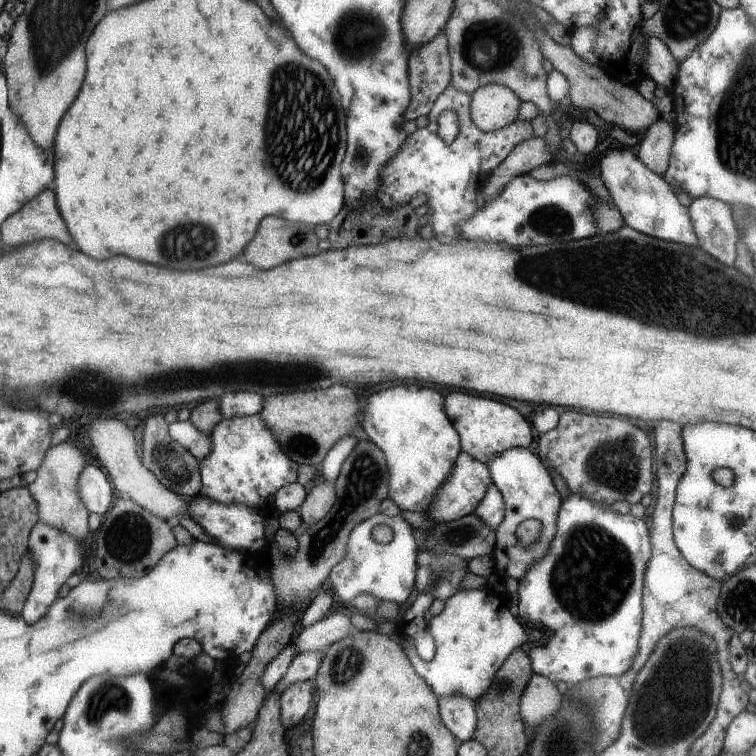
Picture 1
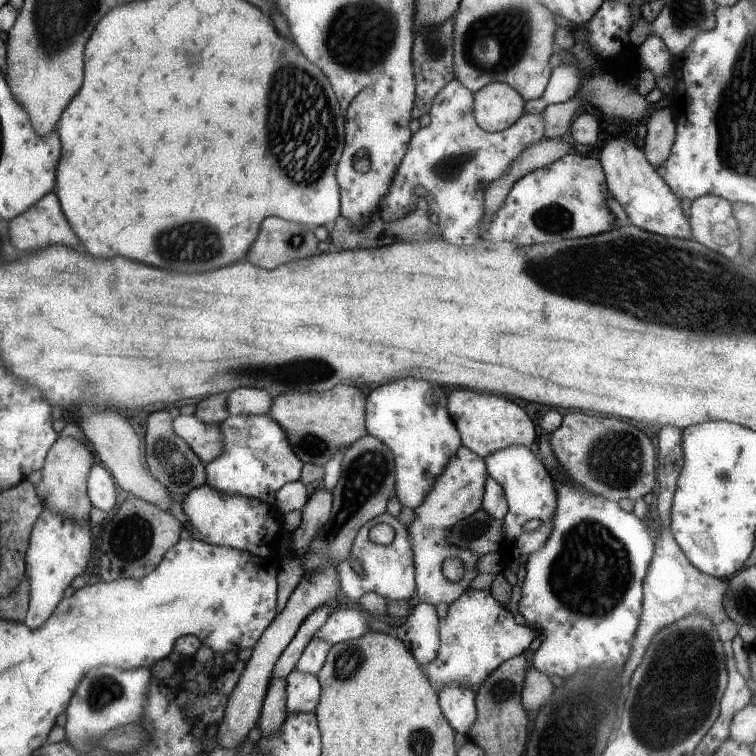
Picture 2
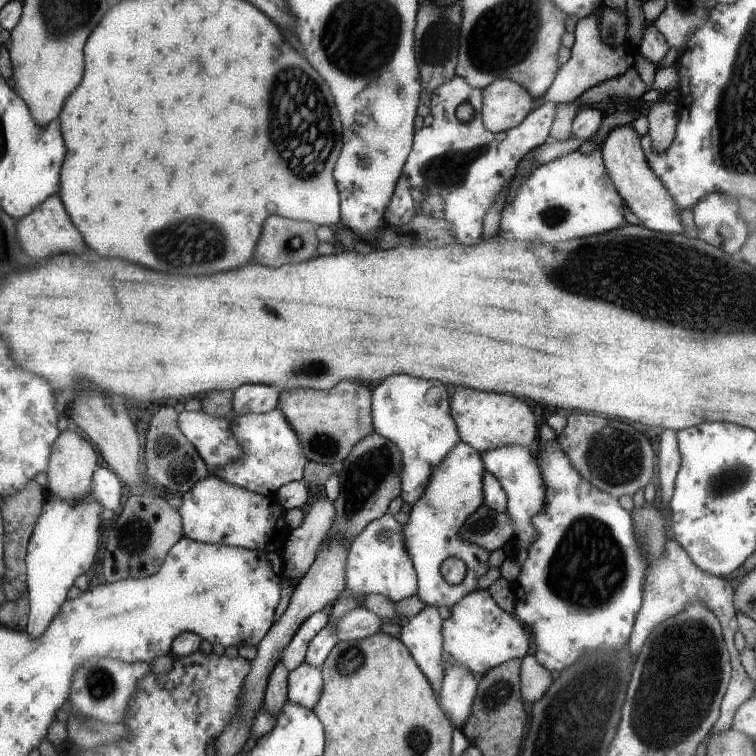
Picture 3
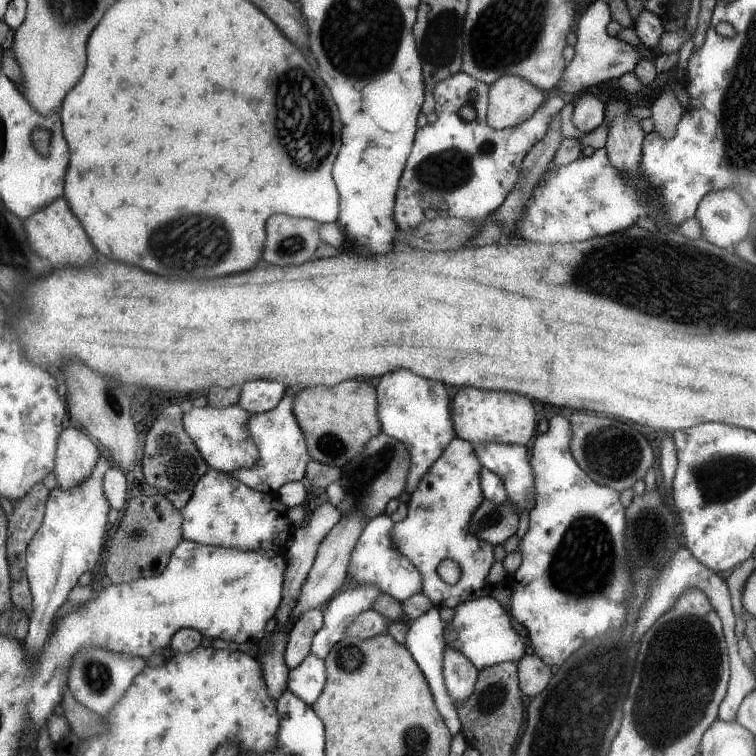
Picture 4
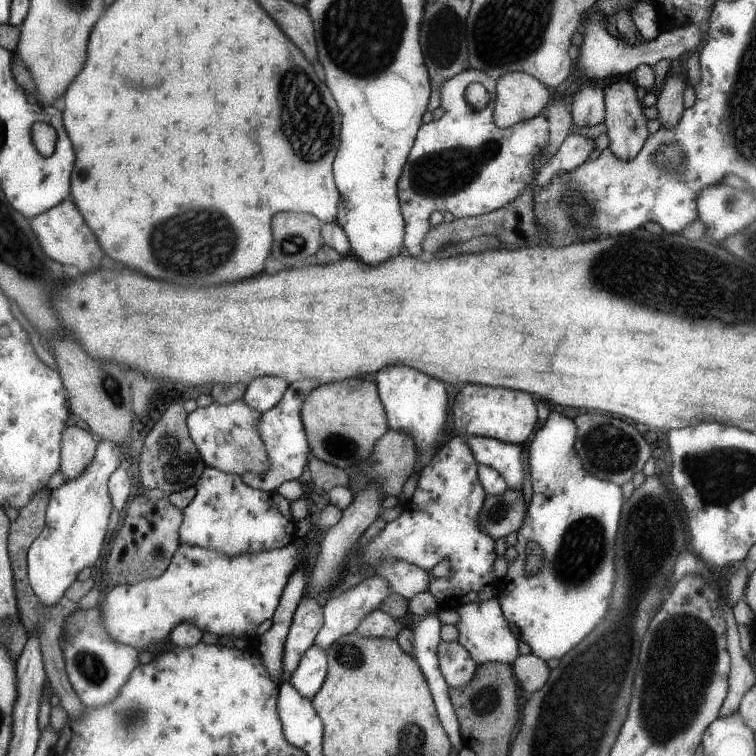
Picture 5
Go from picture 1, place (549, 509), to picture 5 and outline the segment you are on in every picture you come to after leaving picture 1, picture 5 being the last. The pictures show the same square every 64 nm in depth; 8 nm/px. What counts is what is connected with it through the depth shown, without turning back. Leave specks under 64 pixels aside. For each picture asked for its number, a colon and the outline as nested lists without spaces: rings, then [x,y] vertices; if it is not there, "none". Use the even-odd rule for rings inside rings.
2: [[[507,446],[503,450],[497,450],[495,454],[489,454],[483,460],[487,466],[489,478],[497,480],[497,484],[503,488],[503,494],[507,500],[507,514],[503,518],[505,536],[503,536],[497,552],[501,554],[505,568],[515,570],[515,574],[517,574],[517,566],[521,562],[525,562],[531,554],[535,554],[535,550],[539,550],[543,546],[545,538],[551,532],[551,518],[553,518],[555,506],[557,506],[557,492],[553,486],[553,478],[539,462],[539,456],[533,454],[531,448],[525,448],[525,446]],[[529,520],[539,520],[541,526],[533,532],[523,530],[523,524]]]
3: [[[505,446],[483,452],[481,462],[485,466],[485,472],[489,472],[499,482],[507,496],[507,518],[511,520],[511,538],[507,538],[507,544],[515,550],[515,556],[519,550],[527,552],[531,542],[535,540],[535,528],[531,528],[531,518],[539,514],[547,502],[545,482],[539,472],[539,460],[529,448]]]
4: [[[473,444],[473,450],[479,460],[479,466],[483,470],[493,472],[503,482],[507,500],[513,502],[519,516],[523,510],[531,512],[531,508],[535,508],[535,480],[527,446]]]
5: [[[469,436],[465,438],[473,460],[477,466],[489,466],[491,470],[499,472],[503,476],[503,482],[511,490],[523,488],[523,460],[525,460],[525,446],[515,446],[515,444],[505,444],[493,438],[477,438]]]

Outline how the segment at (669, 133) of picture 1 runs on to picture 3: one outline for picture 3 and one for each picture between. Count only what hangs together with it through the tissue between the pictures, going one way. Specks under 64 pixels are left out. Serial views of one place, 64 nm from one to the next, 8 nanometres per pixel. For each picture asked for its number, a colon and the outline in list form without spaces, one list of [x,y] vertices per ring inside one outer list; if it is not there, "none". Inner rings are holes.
2: [[[659,108],[655,110],[645,126],[647,126],[647,136],[645,140],[641,142],[641,150],[647,158],[649,164],[653,164],[653,168],[661,166],[669,152],[671,152],[671,146],[675,142],[675,108]]]
3: [[[659,98],[647,112],[647,124],[649,124],[649,140],[651,140],[651,150],[655,154],[661,154],[667,150],[667,146],[673,142],[675,138],[675,130],[677,130],[677,106],[663,102],[663,98]]]

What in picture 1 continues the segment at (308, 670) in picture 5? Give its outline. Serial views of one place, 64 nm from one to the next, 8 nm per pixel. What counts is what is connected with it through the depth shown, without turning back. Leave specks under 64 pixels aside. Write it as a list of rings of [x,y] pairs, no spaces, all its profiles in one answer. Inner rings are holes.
[[[313,678],[295,682],[289,688],[285,688],[285,692],[281,694],[281,718],[279,718],[283,730],[291,730],[305,718],[309,704],[315,700],[315,694],[317,684],[313,682]]]

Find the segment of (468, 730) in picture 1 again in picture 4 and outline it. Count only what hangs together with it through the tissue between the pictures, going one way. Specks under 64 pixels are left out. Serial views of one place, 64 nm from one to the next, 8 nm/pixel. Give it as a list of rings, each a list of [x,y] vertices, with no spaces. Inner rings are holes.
[[[453,648],[443,650],[443,680],[447,694],[453,704],[461,704],[471,696],[475,682],[477,682],[477,670],[471,666],[471,662],[459,654]]]

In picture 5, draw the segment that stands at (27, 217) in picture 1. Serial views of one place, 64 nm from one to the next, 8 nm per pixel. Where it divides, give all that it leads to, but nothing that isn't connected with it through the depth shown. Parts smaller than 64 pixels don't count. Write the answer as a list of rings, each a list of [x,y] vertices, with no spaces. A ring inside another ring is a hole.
[[[71,200],[59,202],[59,206],[53,206],[51,210],[37,214],[29,222],[39,240],[39,246],[43,248],[43,254],[51,256],[51,260],[57,260],[63,266],[65,264],[77,266],[79,272],[91,272],[91,270],[95,270],[95,266],[99,266],[103,252],[95,240],[95,232],[91,232],[91,228],[87,228],[83,214],[79,212],[79,208],[75,208],[75,204]]]

